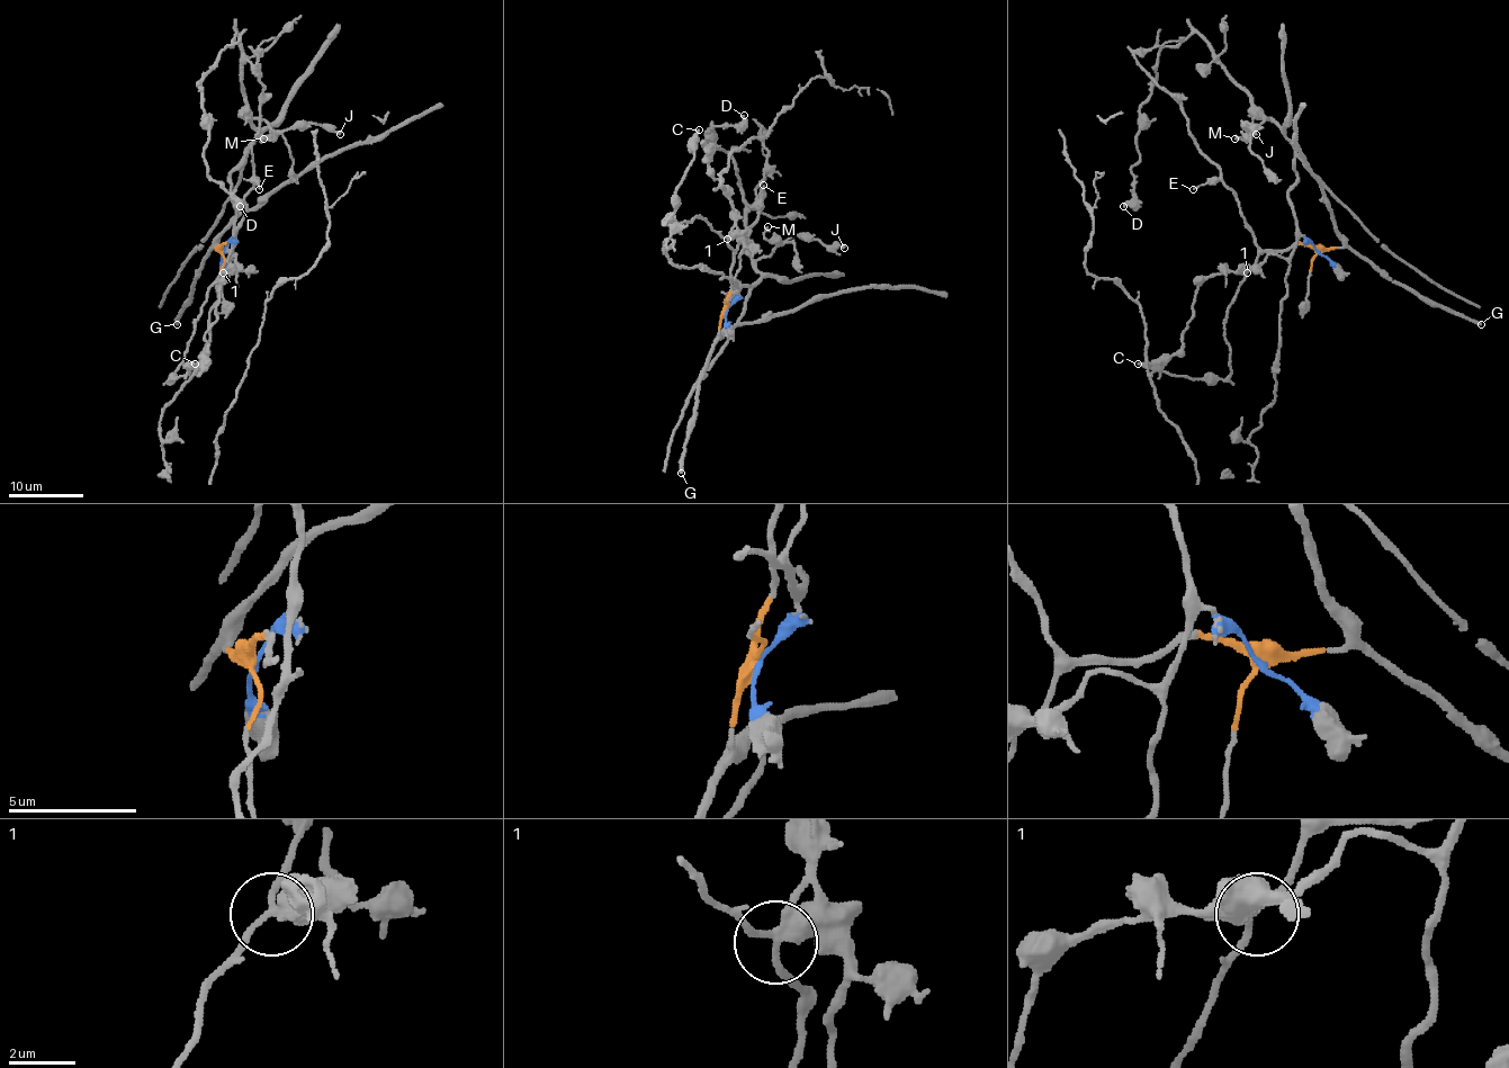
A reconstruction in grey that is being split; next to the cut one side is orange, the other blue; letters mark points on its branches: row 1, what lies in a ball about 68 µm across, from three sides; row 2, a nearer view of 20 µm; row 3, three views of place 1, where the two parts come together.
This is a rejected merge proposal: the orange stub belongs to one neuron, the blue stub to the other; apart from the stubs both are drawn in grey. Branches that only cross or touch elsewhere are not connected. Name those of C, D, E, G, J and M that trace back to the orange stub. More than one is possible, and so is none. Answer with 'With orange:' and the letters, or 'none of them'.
With orange: C, E, G

